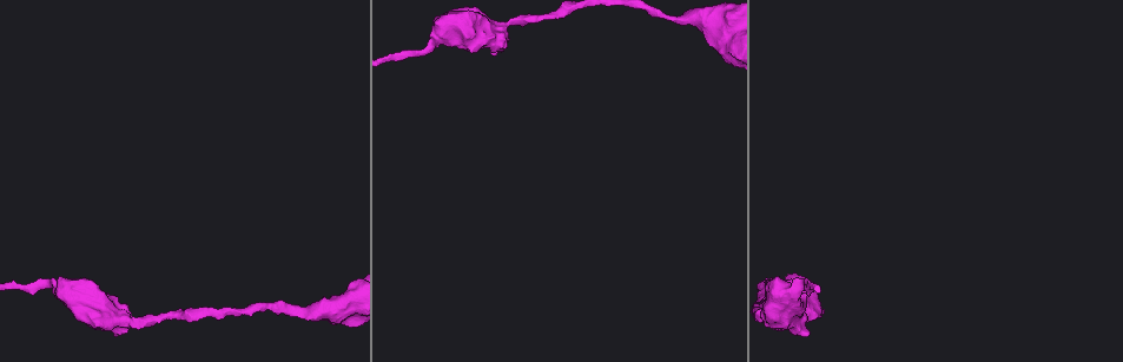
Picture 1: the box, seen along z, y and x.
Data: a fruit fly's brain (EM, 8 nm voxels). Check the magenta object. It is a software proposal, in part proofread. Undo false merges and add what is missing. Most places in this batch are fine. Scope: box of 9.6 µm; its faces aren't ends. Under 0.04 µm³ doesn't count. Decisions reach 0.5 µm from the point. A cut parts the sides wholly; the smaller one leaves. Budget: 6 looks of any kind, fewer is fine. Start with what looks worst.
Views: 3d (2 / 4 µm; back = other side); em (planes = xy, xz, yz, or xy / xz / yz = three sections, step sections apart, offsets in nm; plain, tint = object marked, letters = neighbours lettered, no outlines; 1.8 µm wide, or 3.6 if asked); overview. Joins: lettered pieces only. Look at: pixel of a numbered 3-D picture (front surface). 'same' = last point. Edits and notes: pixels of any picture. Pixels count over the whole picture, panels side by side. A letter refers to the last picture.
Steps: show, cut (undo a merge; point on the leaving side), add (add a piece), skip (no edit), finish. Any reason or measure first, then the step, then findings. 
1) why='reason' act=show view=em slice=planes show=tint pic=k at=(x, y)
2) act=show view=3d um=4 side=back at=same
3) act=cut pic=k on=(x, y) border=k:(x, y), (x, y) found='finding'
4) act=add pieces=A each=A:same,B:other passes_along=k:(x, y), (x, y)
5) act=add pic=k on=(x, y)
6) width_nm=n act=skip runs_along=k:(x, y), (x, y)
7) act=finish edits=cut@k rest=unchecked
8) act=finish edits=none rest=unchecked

why='free end' act=show view=em slice=planes show=letters pic=1 at=(117, 334)

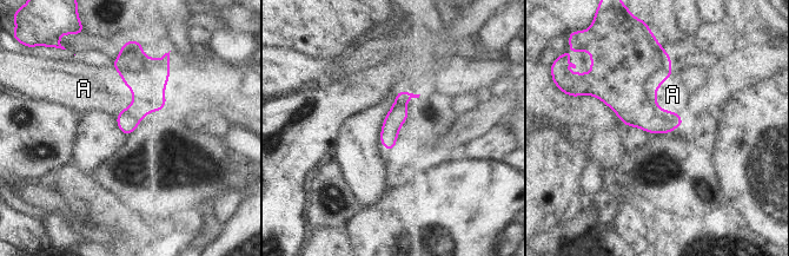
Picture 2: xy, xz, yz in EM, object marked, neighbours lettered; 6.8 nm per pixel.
longest_contact=A:340nm act=skip each=A:other runs_along=2:(406, 94), (391, 125), (389, 146) found='none of them fits'

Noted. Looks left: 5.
why='sharp bend' act=show view=em um=3.6 slice=planes show=letters pic=1 at=(787, 292)

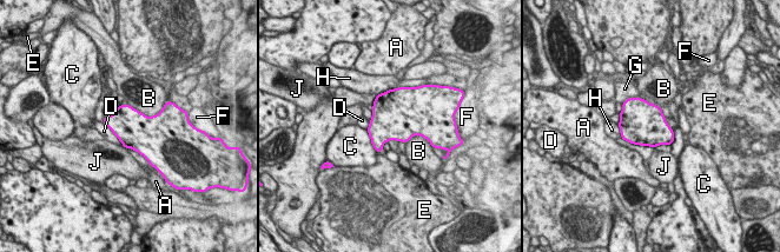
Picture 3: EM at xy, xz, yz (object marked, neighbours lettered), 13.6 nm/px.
act=skip each=A:other,B:other,C:other,D:other,E:other,F:other,G:other,H:other,J:other border=3:(129, 104), (146, 115), (163, 108) found='one cell here'

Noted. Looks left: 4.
why='calibre changes' act=show view=em um=3.6 slice=planes show=plain pic=1 at=(720, 40)

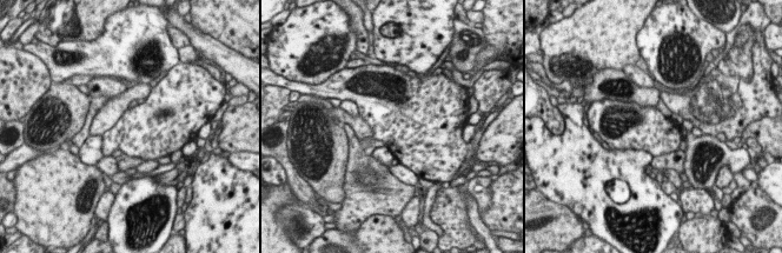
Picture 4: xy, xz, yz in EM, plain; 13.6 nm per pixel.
why='what lies round it' act=show view=em um=3.6 slice=planes show=letters at=same

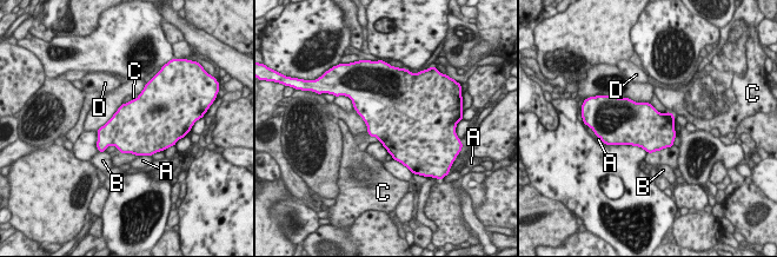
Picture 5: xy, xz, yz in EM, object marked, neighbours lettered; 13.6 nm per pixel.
act=skip each=A:other,B:other,C:other,D:other border=5:(668, 111), (673, 116) found='one cell here'

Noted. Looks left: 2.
act=finish edits=none rest=unchecked

